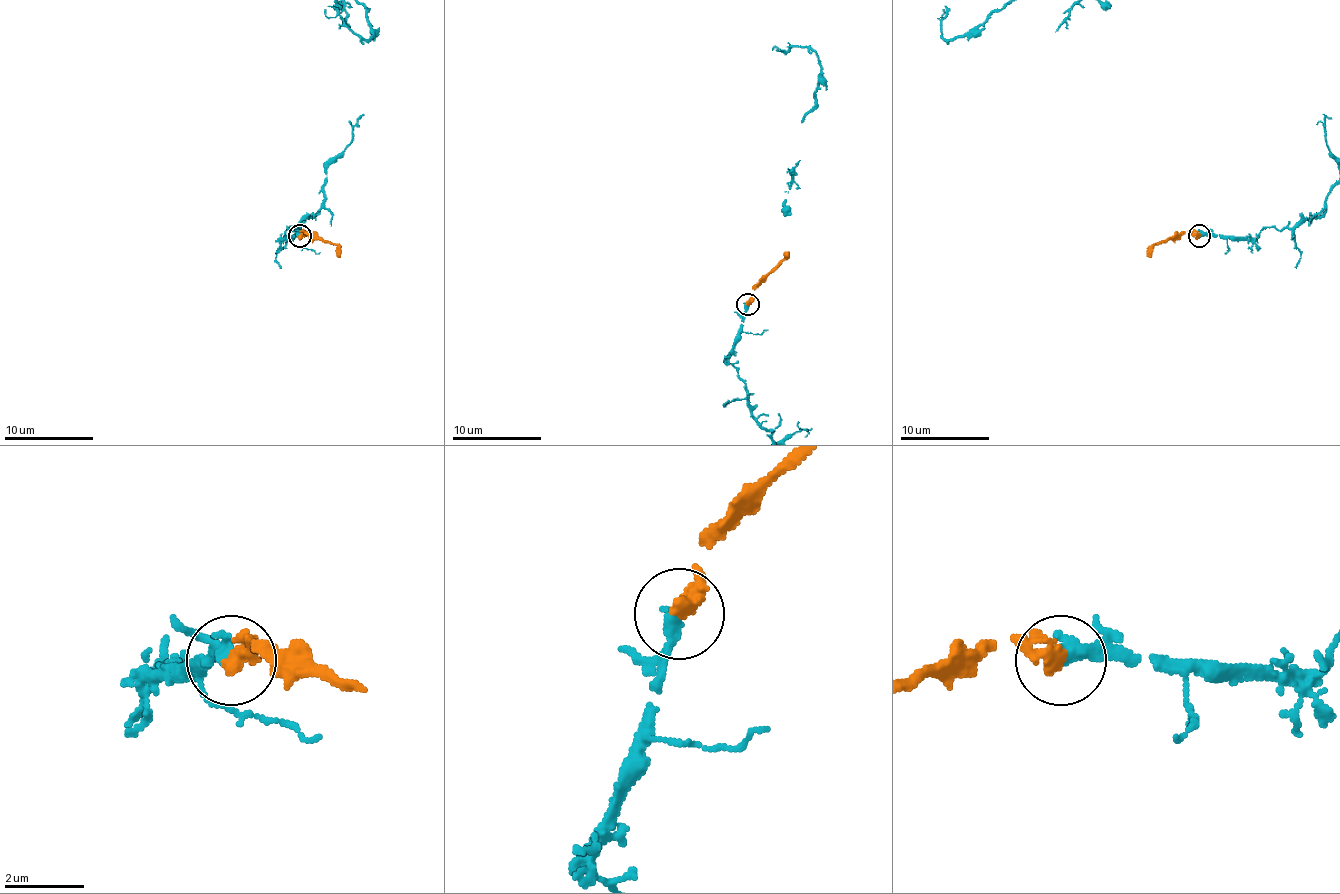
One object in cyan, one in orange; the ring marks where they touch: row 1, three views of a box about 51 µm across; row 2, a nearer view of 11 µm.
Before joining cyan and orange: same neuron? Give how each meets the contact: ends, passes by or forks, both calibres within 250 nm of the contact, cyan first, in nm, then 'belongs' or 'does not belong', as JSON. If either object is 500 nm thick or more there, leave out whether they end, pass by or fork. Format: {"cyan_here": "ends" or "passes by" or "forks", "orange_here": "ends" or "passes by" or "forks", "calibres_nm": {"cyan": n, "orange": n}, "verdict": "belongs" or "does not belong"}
{"cyan_here": "ends", "orange_here": "ends", "calibres_nm": {"cyan": 360, "orange": 400}, "verdict": "belongs"}

